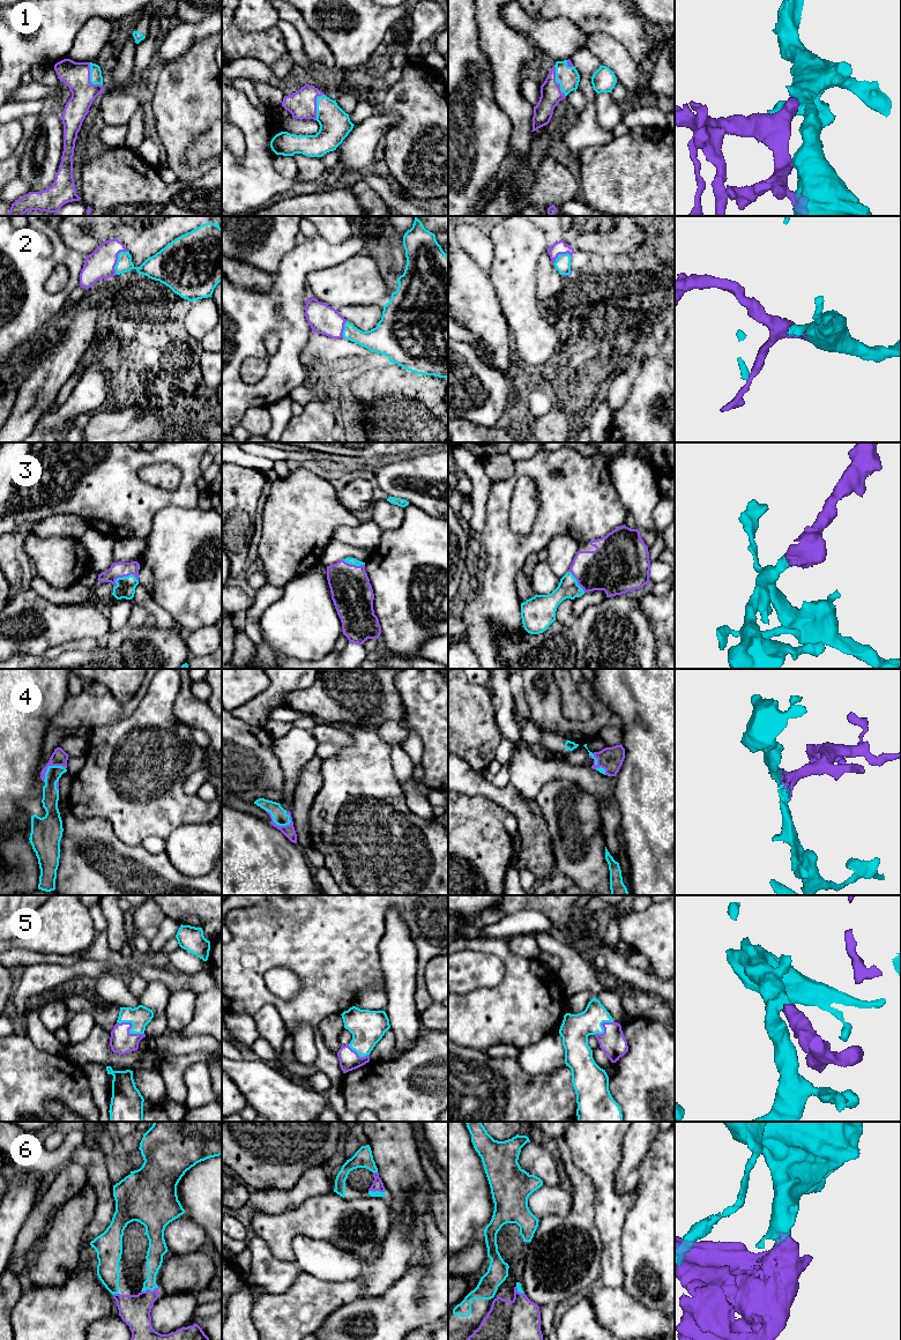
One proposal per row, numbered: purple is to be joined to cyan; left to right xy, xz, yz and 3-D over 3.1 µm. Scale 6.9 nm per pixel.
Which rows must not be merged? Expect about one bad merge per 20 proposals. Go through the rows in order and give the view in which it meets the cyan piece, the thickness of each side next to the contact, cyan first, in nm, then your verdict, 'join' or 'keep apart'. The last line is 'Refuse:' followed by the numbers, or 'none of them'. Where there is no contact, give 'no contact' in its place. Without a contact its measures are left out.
1: contact in yz; calibres 150 and 140 nm; join
2: contact in xy; calibres 150 and 200 nm; join
3: contact in xy; calibres 140 and 110 nm; join
4: contact in xz; calibres 110 and 80 nm; join
5: contact in xy; calibres 150 and 160 nm; join
6: contact in xy; calibres 120 and 220 nm; join
Refuse: none of them

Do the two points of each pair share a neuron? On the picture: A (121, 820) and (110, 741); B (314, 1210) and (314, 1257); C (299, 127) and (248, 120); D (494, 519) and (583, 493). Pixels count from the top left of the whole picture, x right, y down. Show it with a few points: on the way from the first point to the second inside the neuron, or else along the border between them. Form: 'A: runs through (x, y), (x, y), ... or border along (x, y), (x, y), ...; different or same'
A: runs through (119, 801), (106, 779), (110, 760); same
B: border along (291, 1240), (305, 1235), (340, 1249); different
C: border along (280, 120), (280, 128), (282, 131); different
D: runs through (509, 543), (515, 549), (521, 549), (559, 513); same

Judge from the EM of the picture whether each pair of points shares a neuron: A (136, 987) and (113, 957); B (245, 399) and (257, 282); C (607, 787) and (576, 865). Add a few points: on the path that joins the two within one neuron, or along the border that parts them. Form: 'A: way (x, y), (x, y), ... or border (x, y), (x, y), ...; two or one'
A: border (128, 974), (141, 976), (148, 981); two
B: border (274, 275), (268, 291), (233, 284); two
C: border (576, 784), (598, 802); two

